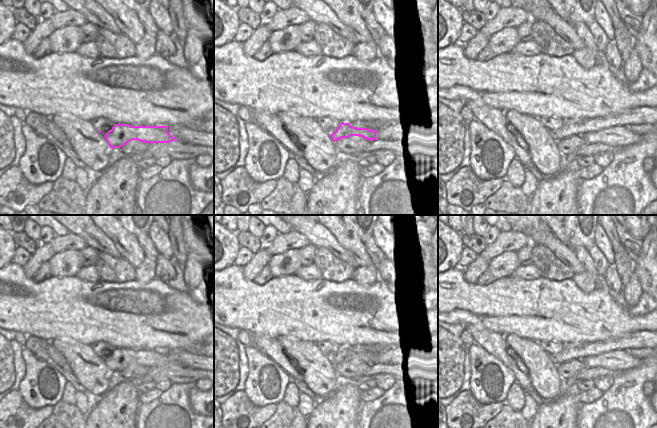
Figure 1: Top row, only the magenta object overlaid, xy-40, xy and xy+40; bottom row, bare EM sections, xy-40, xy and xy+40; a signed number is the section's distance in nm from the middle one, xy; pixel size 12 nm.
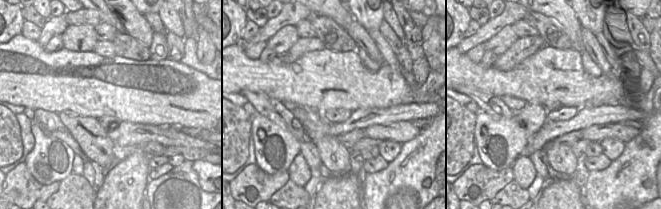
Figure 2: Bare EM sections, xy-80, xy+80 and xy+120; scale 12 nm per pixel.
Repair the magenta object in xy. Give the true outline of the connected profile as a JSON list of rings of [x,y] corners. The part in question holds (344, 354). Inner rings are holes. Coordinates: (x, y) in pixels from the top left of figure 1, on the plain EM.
[[[341,346],[335,356],[330,358],[330,361],[335,366],[341,362],[348,362],[350,360],[360,360],[366,364],[378,364],[376,362],[377,354],[369,354],[367,352],[352,351],[349,347]]]

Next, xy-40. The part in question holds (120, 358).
[[[115,348],[105,359],[111,372],[120,372],[132,364],[144,367],[169,367],[174,364],[167,355],[168,350],[130,350],[128,348]]]

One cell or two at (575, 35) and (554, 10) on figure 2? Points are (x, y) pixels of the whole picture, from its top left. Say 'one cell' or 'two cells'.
one cell

